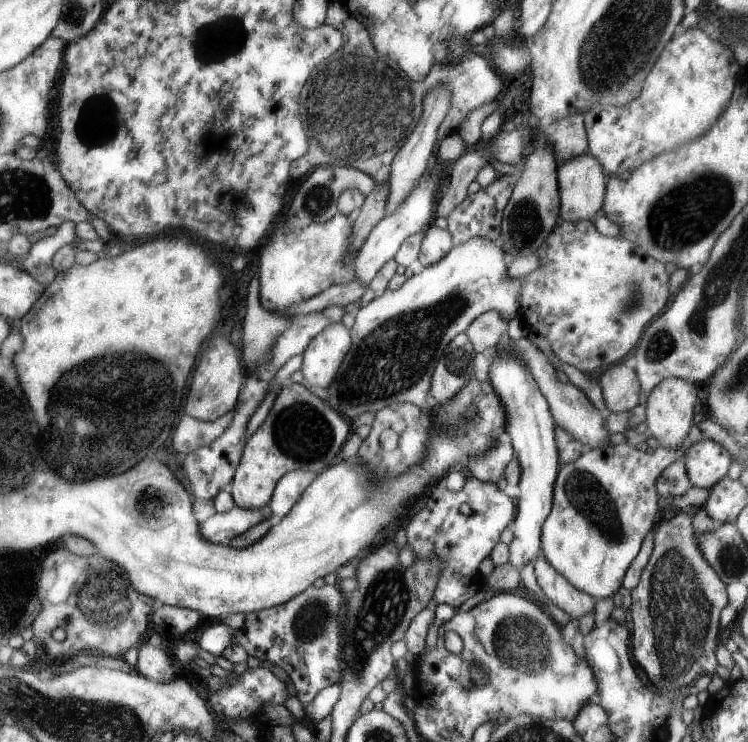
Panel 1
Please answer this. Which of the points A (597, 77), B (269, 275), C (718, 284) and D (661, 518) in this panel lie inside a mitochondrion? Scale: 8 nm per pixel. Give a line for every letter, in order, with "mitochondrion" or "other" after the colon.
A: mitochondrion
B: other
C: mitochondrion
D: other

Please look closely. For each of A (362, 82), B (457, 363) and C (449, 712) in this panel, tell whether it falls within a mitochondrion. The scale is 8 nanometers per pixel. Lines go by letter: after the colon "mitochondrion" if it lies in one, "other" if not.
A: mitochondrion
B: mitochondrion
C: other

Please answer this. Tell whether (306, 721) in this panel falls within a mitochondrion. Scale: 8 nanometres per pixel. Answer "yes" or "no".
no

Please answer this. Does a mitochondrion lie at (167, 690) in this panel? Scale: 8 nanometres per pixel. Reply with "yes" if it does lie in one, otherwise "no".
no

